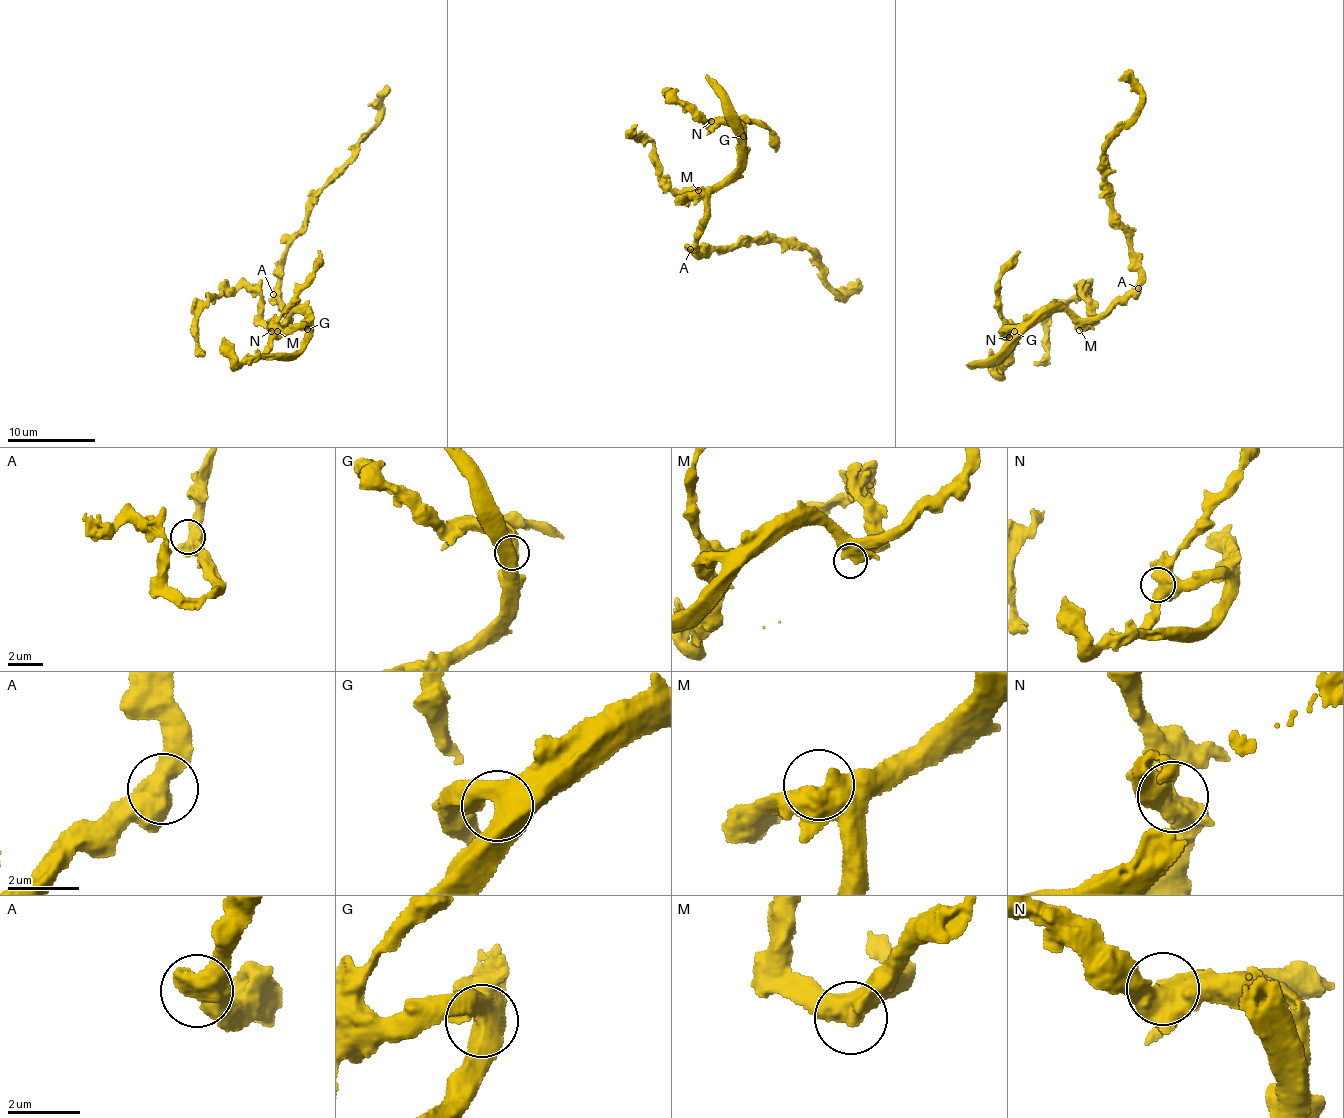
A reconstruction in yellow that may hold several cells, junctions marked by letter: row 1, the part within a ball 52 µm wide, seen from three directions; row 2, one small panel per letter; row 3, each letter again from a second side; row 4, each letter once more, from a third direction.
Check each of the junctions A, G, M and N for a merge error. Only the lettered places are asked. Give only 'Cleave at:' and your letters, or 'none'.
Cleave at: none

